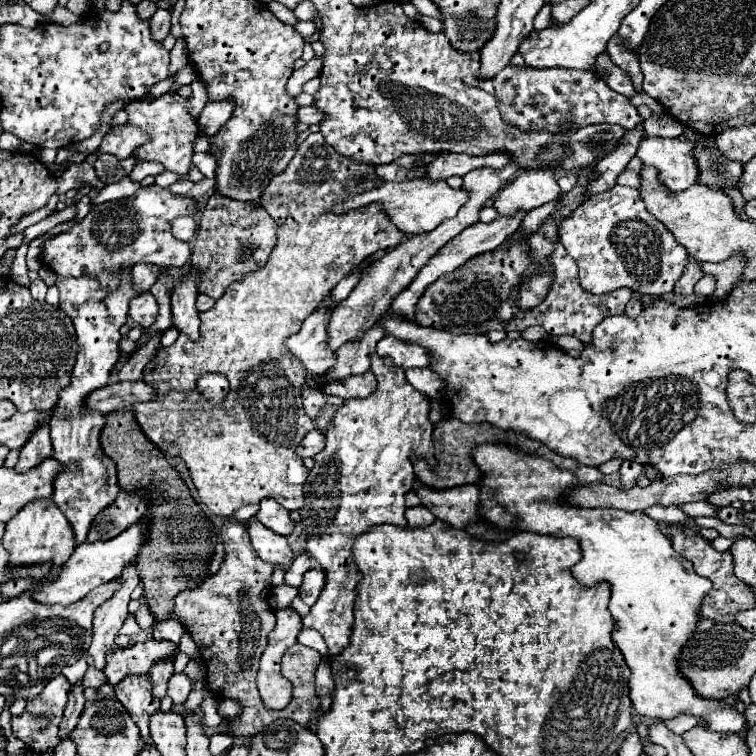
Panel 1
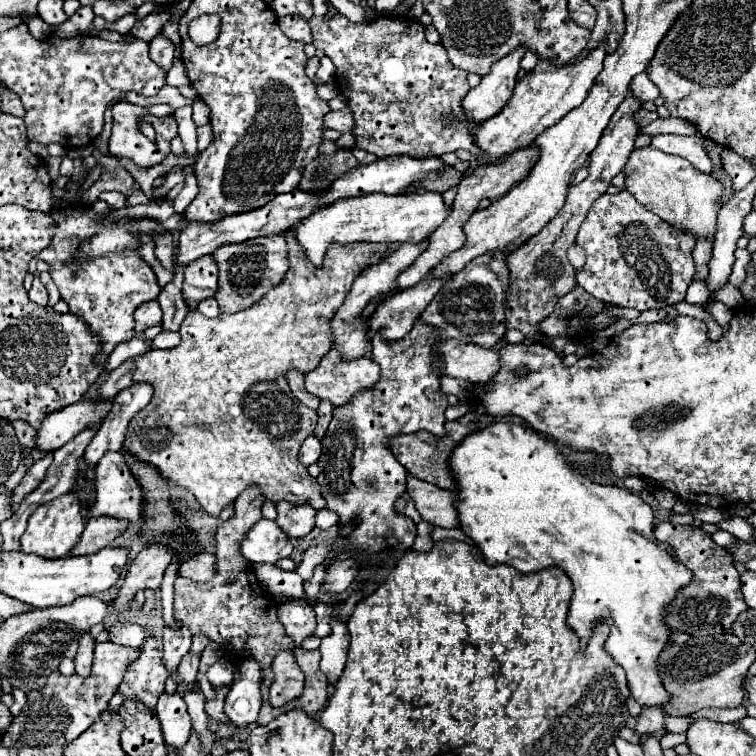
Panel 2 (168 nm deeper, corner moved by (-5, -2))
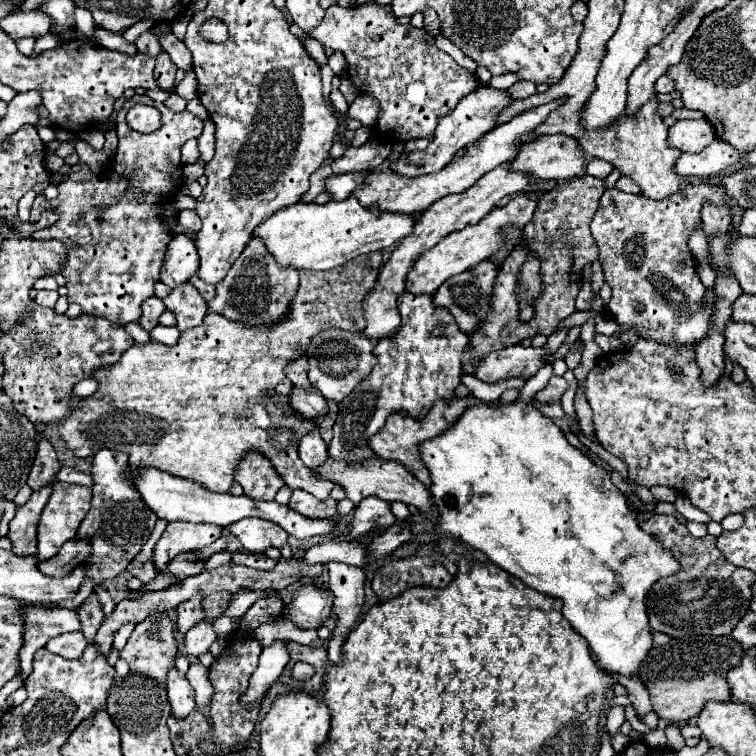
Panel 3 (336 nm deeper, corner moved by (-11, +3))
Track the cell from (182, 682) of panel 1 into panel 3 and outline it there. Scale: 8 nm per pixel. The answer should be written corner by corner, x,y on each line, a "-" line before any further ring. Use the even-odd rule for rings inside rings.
202,619
200,623
196,623
188,635
184,637
184,645
186,645
186,653
190,657
198,657
200,653
208,651
212,641
216,639
216,633
214,633
214,627
212,627
212,621
210,619

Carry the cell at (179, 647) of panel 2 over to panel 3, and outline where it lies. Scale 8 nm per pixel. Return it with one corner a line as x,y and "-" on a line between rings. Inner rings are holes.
198,593
192,599
188,599
176,607
176,611
178,611
178,633
180,635
184,635
192,625
196,625
200,619
204,619
202,599
204,599
204,595

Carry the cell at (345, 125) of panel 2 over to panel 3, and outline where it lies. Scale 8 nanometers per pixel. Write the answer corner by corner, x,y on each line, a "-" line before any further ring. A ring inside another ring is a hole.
358,95
356,101
348,109
348,117
362,121
364,125
374,125
380,111
380,103
372,95

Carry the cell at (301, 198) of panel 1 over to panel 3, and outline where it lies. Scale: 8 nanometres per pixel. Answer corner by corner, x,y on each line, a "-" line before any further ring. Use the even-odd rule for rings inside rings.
382,253
360,255
332,271
300,271
300,289
292,303
292,311
284,323
272,329
240,327
222,315
206,315
204,323
180,333
174,347
148,341
144,345
134,343
118,363
100,367
92,377
98,381
98,389
74,405
64,421
58,423
60,439
76,457
88,459
100,449
116,449
128,453
132,471
154,467
164,473
192,479
208,491
228,493
234,483
234,469
242,455
250,449
264,453
280,477
290,489
302,489
318,499
326,499
332,491
332,483
322,483
308,475
308,467
300,463
298,443
300,439
318,429
316,421
304,421
292,413
288,405
288,393
292,383
284,375
284,367
298,359
308,349
312,335
326,331
328,327
340,327
344,331
364,331
364,297
376,285
380,273

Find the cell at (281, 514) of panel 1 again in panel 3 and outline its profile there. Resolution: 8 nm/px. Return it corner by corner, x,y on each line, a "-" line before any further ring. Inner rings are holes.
296,489
292,493
288,505
294,511
298,511
304,517
310,517
310,519
328,519
328,517
334,517
338,513
338,501
334,501
332,497
322,501
322,499
312,497
306,491
300,491
300,489

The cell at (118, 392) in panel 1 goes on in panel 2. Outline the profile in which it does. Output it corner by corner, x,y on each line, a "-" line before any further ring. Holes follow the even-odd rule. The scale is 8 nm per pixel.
80,400
58,412
50,412
36,432
36,450
50,452
64,446
82,430
102,422
112,404
114,400

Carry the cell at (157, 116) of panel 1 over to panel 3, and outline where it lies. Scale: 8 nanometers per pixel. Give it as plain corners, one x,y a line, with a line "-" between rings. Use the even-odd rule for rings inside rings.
188,141
182,147
182,161
184,163
196,163
200,159
200,151
198,151
198,143
196,141

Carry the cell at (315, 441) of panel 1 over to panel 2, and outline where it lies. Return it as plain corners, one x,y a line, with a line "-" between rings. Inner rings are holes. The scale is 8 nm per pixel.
308,436
308,438
304,440
304,444
302,444
302,448
300,448
298,458
300,458
300,462
302,462
304,466
310,466
310,464
314,464
314,462
320,458
320,452
322,452
320,440
318,440
316,436

